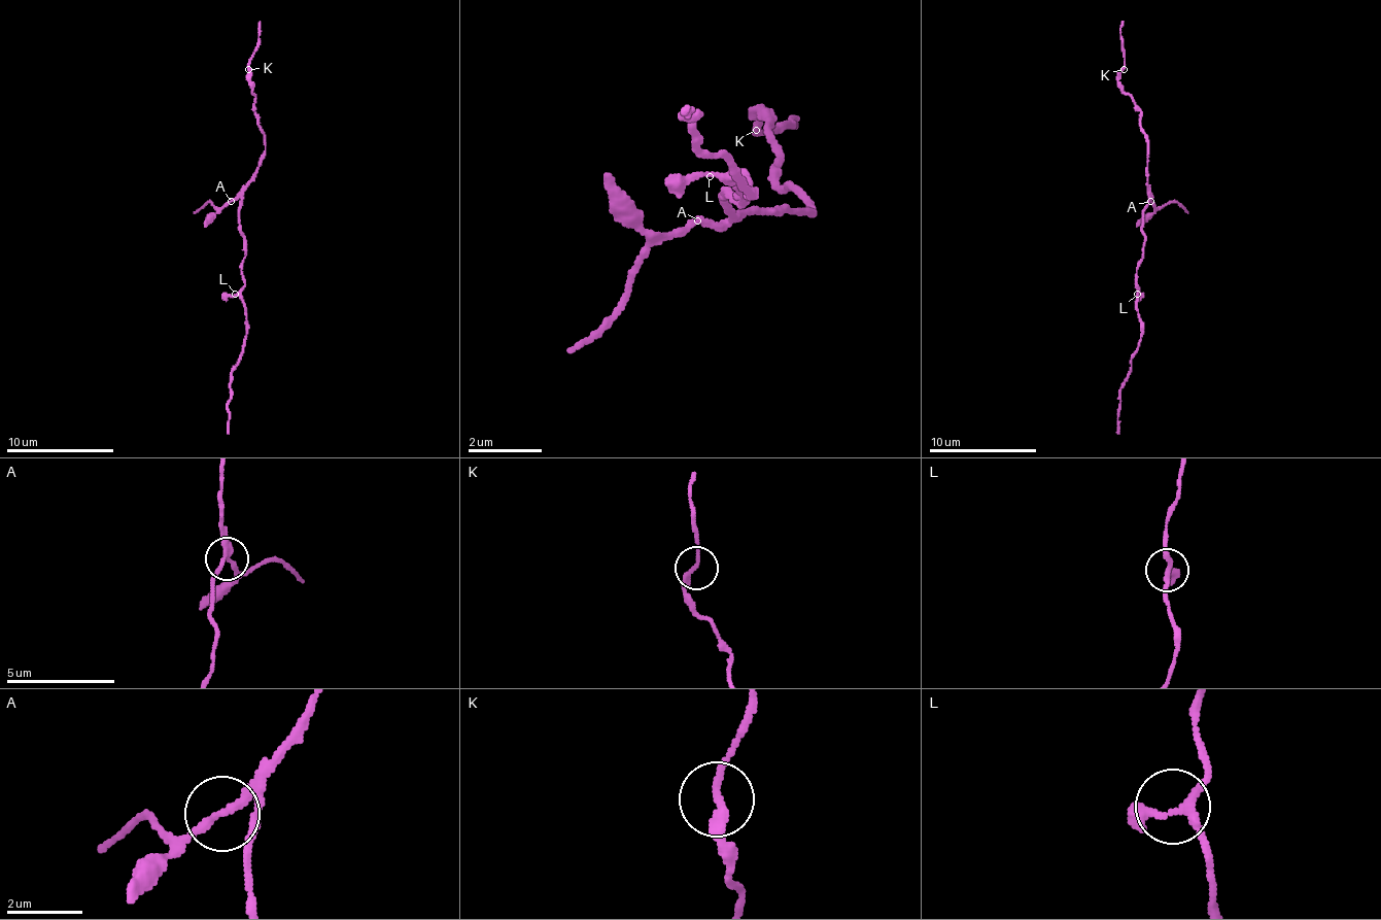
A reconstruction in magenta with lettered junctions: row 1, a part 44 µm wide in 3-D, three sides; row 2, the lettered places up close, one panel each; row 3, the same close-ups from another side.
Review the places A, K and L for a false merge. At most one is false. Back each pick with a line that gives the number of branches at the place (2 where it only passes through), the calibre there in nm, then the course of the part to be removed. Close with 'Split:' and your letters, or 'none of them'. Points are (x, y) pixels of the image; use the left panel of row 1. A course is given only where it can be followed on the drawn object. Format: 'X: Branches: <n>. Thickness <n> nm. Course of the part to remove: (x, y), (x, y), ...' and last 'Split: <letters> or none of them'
A: Branches: 2. Thickness 200 nm. Course of the part to remove: (232, 202), (218, 207), (205, 202), (194, 212)
Split: A

